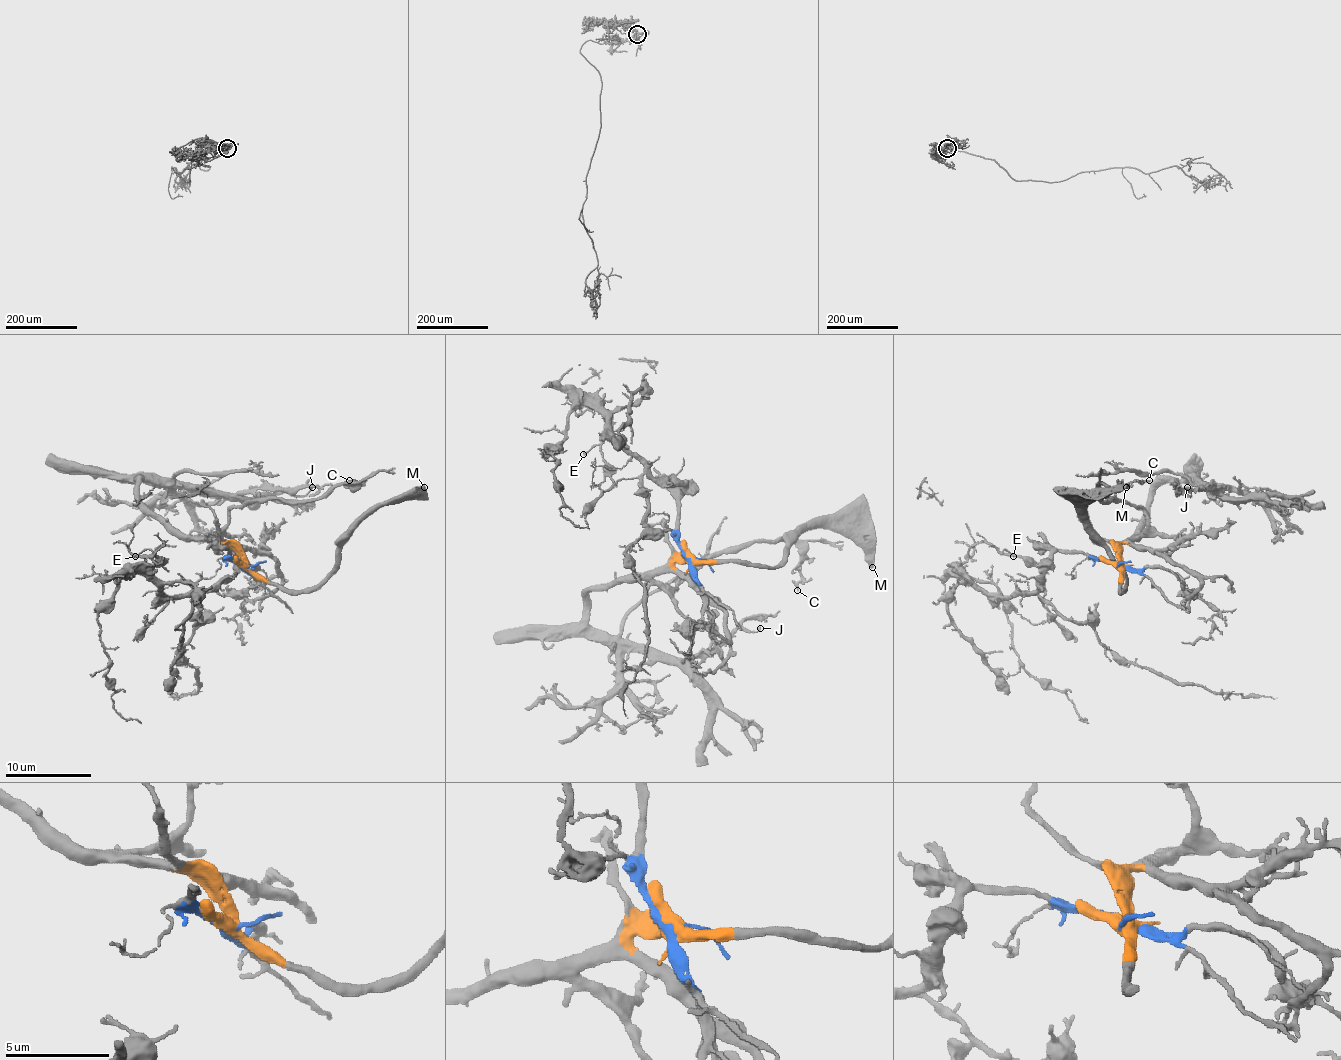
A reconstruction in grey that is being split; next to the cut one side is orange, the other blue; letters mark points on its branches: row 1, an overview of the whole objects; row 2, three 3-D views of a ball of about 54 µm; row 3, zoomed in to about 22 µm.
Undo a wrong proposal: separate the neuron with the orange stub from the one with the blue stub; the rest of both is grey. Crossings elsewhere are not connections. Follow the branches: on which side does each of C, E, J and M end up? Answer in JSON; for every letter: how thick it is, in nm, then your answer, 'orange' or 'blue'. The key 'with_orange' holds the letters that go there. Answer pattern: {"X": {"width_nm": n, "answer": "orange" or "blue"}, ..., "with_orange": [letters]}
{"C": {"width_nm": 160, "answer": "orange"}, "E": {"width_nm": 150, "answer": "blue"}, "J": {"width_nm": 180, "answer": "orange"}, "M": {"width_nm": 500, "answer": "orange"}, "with_orange": ["C", "J", "M"]}

